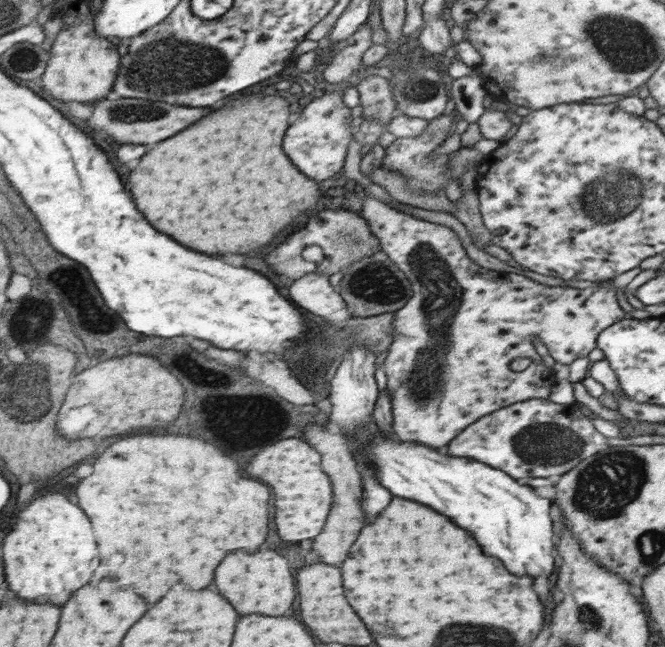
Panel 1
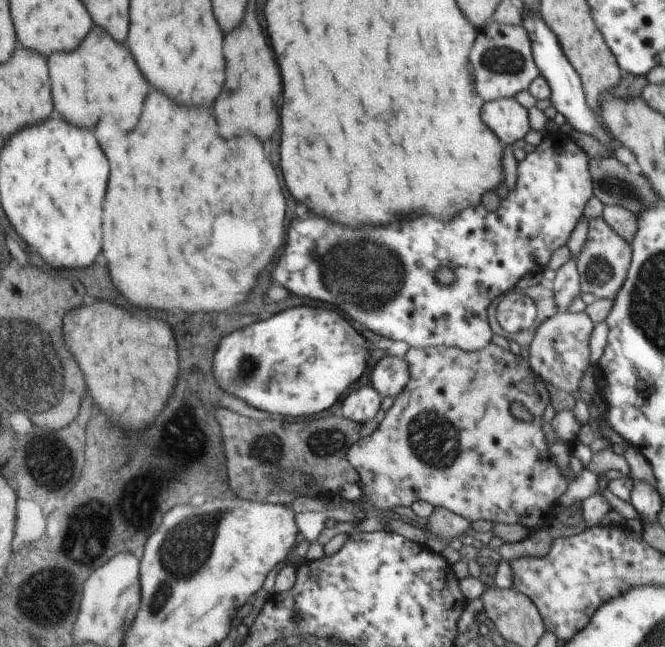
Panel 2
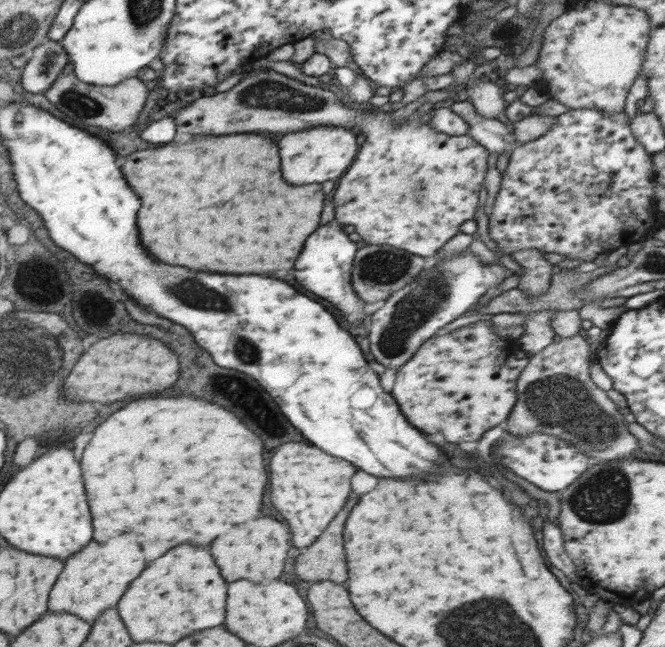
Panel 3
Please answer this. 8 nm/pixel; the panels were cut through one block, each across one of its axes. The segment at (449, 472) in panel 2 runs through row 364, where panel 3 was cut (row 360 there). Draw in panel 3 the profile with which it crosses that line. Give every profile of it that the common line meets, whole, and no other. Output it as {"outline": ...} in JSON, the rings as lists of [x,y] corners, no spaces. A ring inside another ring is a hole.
{"outline":[[[478,320],[460,327],[452,333],[440,333],[428,339],[397,371],[391,395],[412,426],[428,432],[442,434],[448,442],[473,441],[485,443],[488,432],[494,426],[504,425],[517,401],[517,381],[526,362],[518,362],[516,368],[504,368],[505,350],[511,342],[502,340],[489,321]]]}

